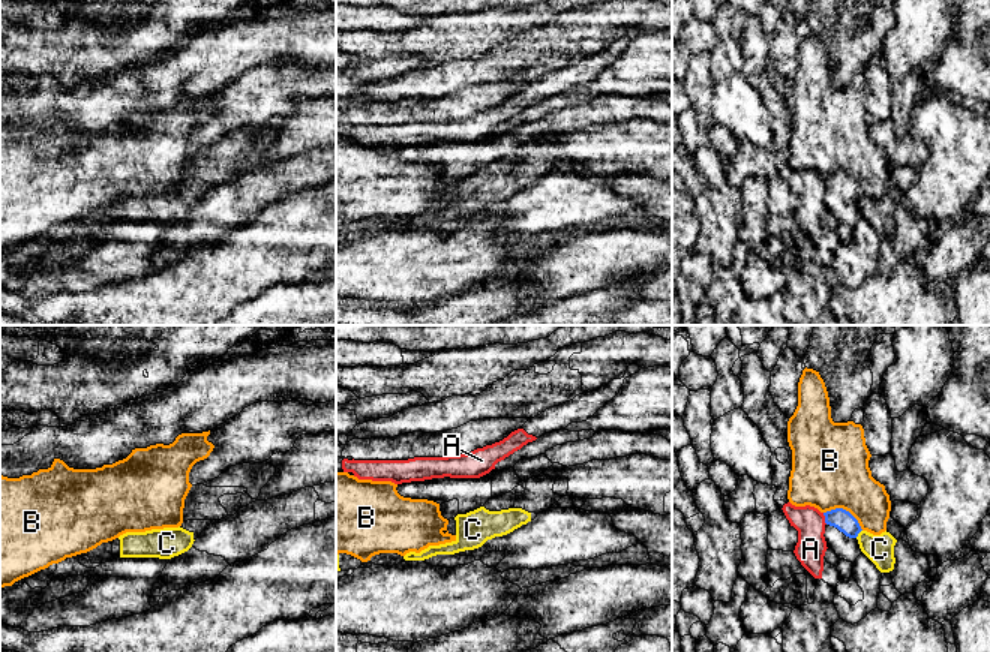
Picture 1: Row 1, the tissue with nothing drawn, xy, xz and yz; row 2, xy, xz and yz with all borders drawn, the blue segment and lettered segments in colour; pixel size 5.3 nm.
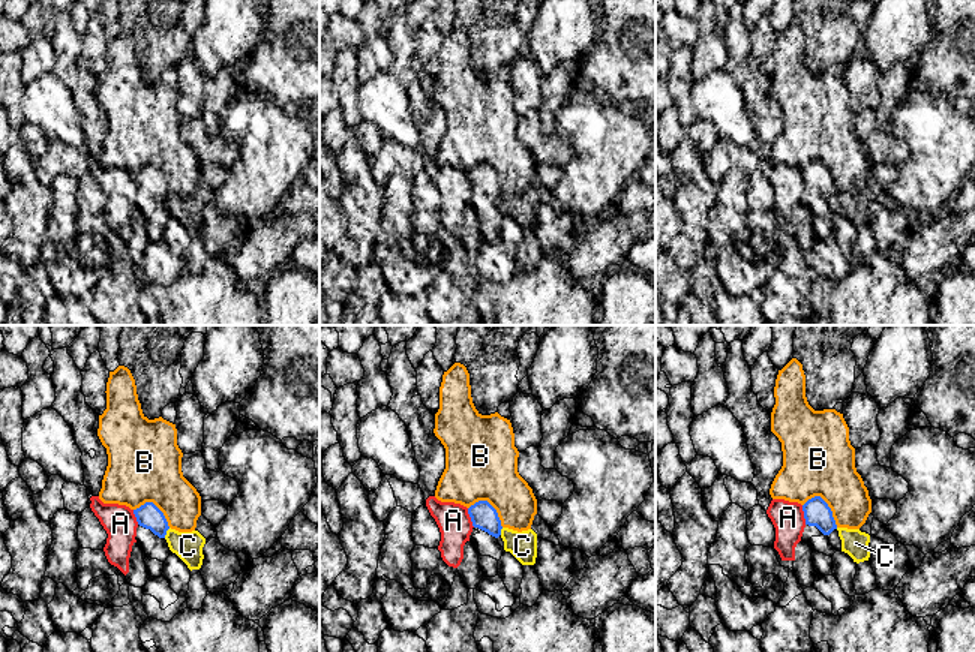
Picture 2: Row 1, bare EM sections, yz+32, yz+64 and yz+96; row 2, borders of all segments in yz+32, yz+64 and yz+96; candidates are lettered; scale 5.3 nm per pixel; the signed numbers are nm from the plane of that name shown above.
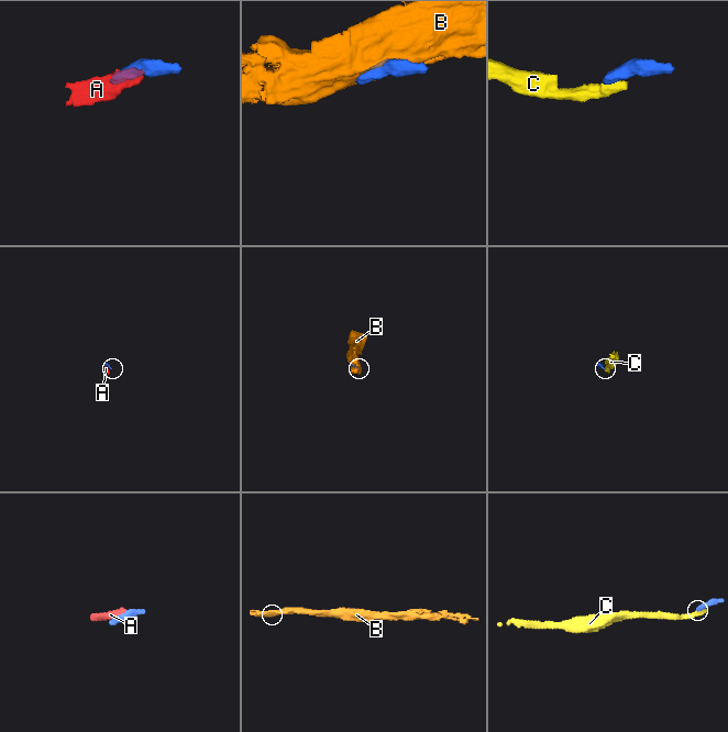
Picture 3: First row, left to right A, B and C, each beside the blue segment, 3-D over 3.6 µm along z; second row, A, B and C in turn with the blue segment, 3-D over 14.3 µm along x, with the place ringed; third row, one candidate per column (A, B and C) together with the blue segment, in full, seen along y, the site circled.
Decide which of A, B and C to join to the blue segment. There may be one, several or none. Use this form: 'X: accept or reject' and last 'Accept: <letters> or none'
A: reject
B: reject
C: reject
Accept: none

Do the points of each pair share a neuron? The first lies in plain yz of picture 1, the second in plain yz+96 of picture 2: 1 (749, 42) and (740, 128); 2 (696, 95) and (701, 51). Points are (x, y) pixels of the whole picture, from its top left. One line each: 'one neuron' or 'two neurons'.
1: two neurons
2: two neurons

